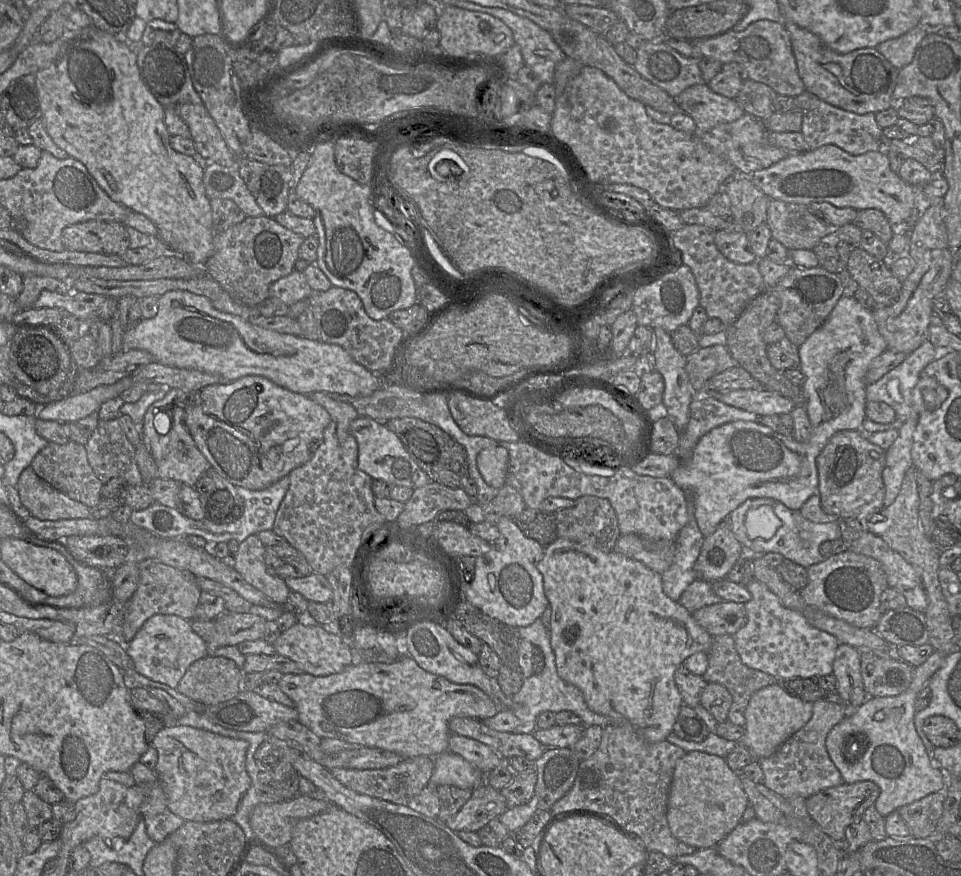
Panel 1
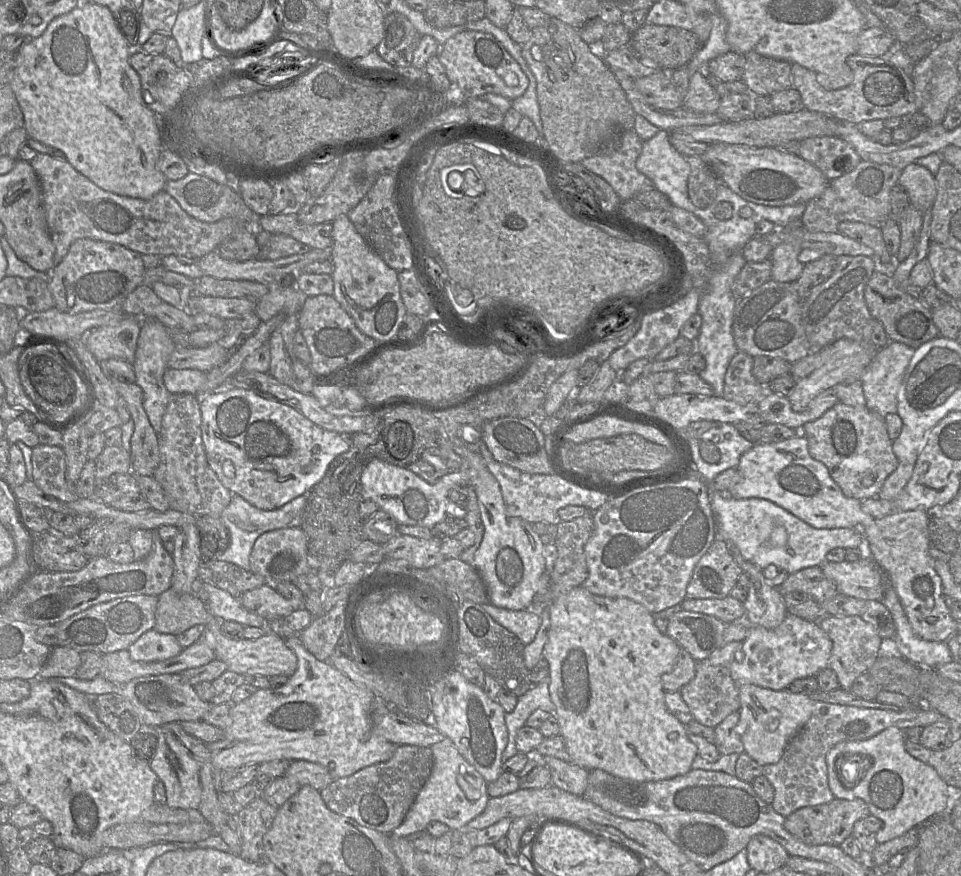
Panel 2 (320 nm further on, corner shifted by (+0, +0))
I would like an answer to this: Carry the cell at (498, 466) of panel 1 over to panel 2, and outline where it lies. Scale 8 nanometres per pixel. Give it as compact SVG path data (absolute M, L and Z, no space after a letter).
M379 459L369 461L361 473L361 497L375 502L380 510L390 514L398 524L408 526L422 526L432 529L446 516L446 506L449 501L450 490L457 485L470 485L468 469L463 461L462 467L453 473L449 473L438 479L434 484L429 484L413 472Z

